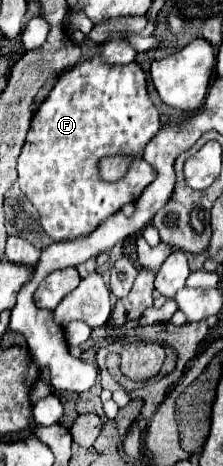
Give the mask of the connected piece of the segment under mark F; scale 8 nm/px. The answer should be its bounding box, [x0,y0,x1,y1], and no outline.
[18,52,160,242]

